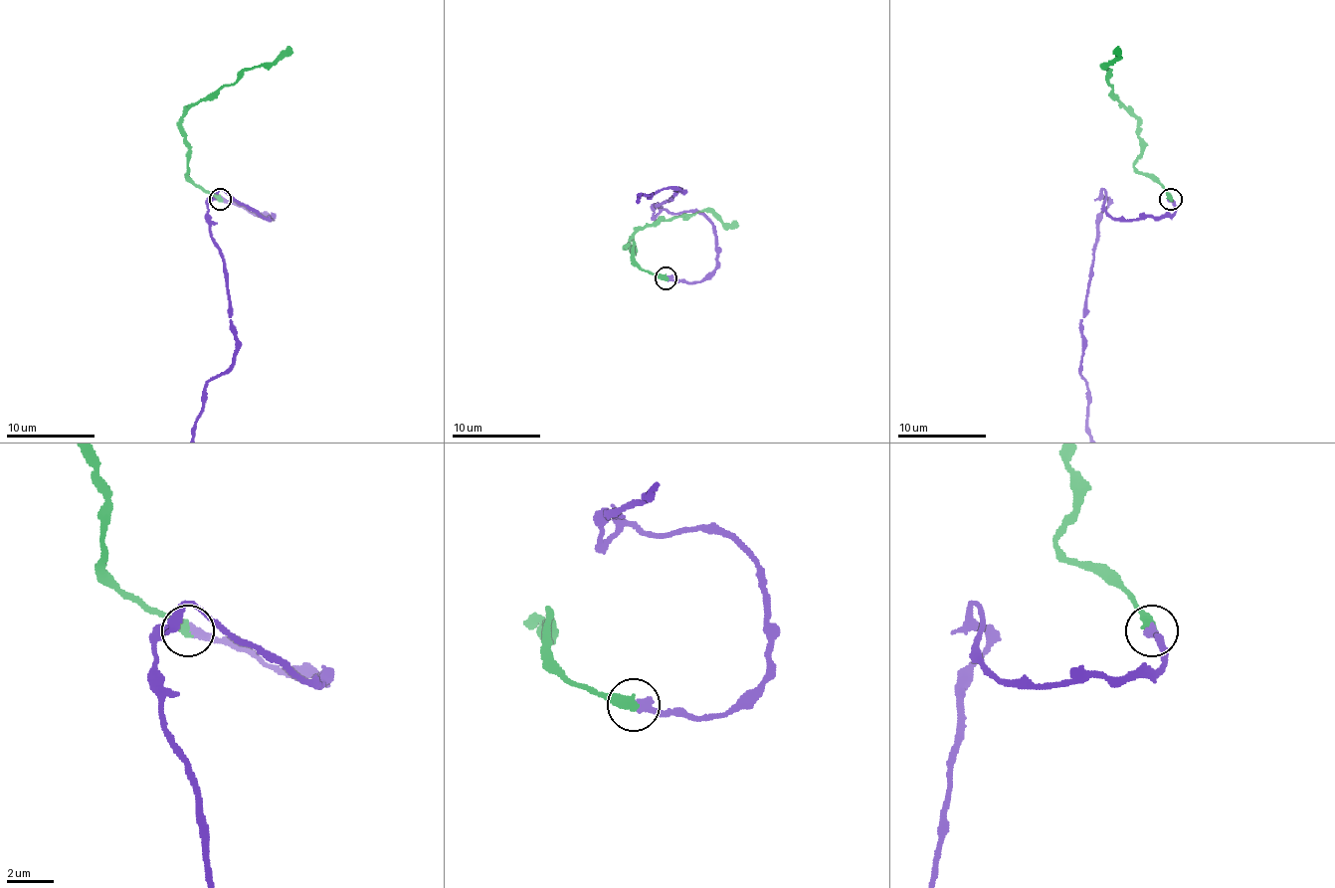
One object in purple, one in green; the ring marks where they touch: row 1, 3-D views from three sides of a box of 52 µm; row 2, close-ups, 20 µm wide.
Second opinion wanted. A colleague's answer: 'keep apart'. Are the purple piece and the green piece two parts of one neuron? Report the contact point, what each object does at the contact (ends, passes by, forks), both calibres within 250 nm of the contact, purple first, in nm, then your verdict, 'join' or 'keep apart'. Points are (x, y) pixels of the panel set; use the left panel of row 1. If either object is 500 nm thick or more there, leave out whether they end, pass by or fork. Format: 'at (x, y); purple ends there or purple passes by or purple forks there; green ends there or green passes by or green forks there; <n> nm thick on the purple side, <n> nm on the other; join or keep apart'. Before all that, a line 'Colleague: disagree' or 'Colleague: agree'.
Colleague: disagree
at (220, 199); purple ends there; green ends there; 360 nm thick on the purple side, 440 nm on the other; join

